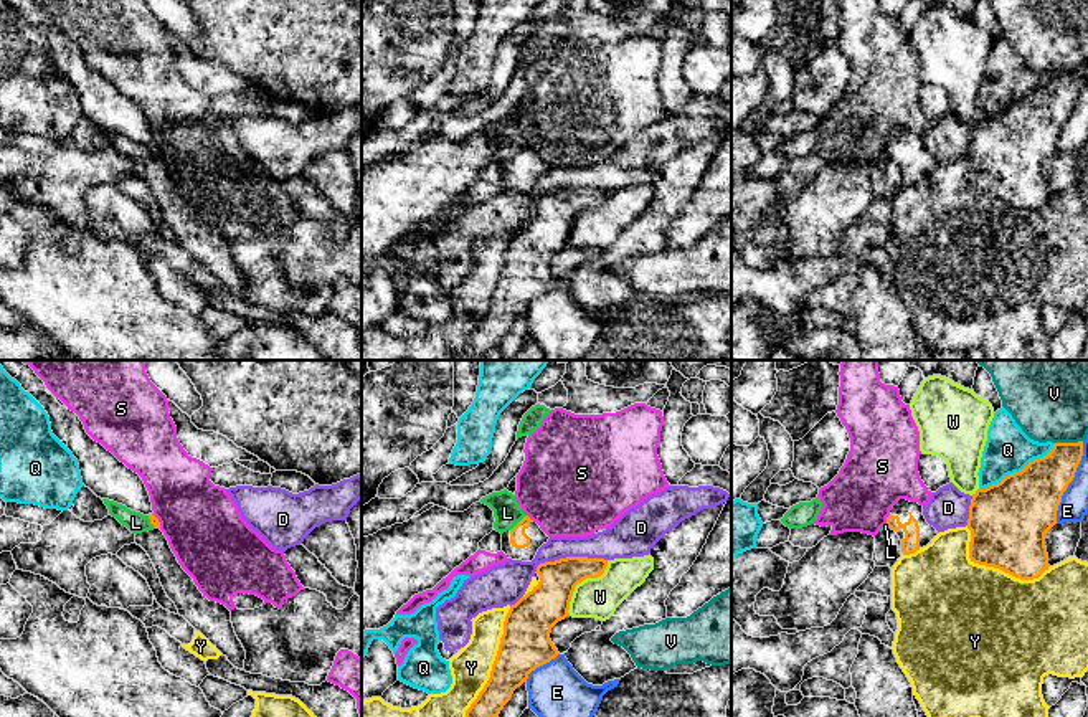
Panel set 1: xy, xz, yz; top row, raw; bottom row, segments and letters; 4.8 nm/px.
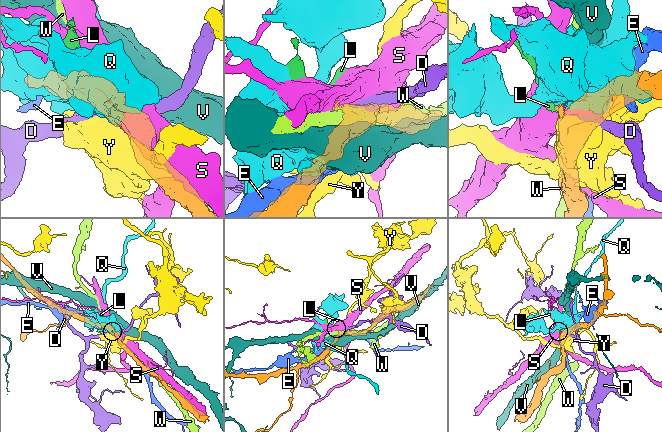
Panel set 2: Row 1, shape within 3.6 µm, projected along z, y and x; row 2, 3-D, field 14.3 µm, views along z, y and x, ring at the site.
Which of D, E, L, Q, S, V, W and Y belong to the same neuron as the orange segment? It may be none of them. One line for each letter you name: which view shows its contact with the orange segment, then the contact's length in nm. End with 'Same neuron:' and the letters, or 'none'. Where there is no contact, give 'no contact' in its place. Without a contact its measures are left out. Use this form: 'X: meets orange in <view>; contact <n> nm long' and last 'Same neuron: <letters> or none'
Same neuron: none

